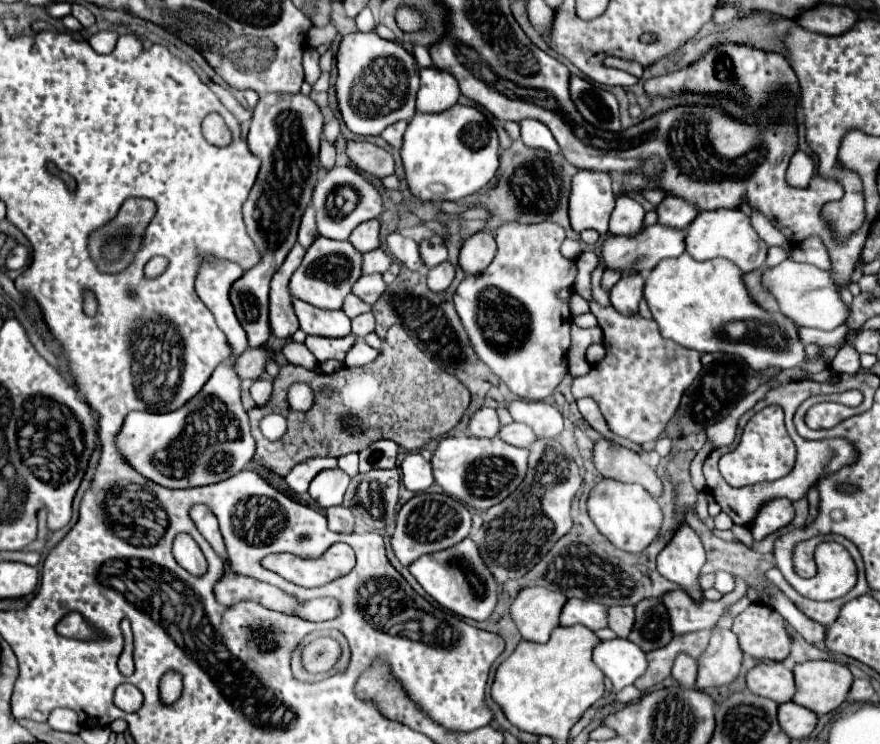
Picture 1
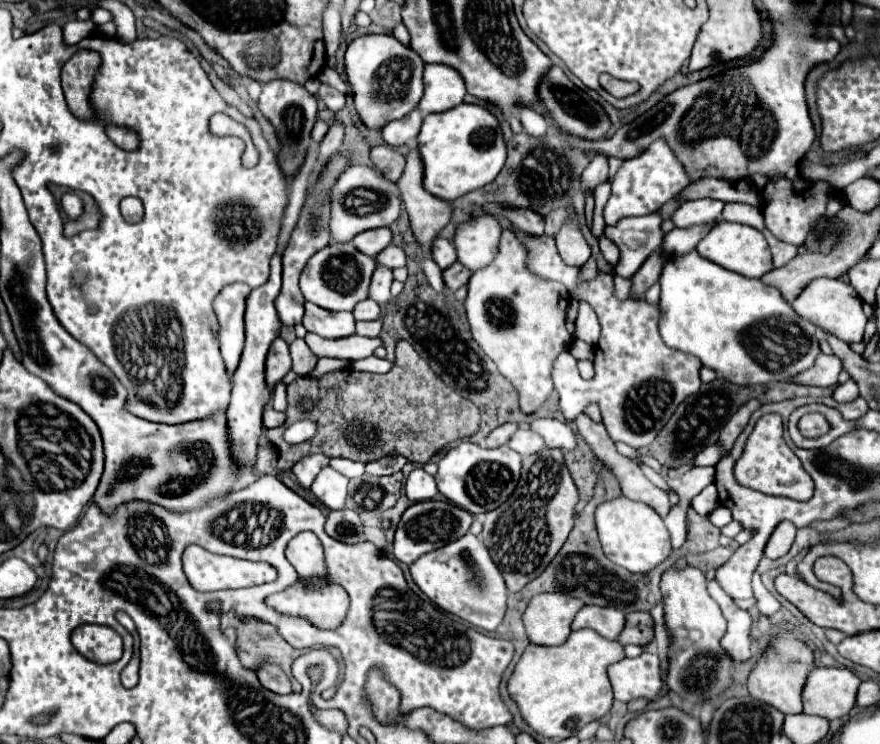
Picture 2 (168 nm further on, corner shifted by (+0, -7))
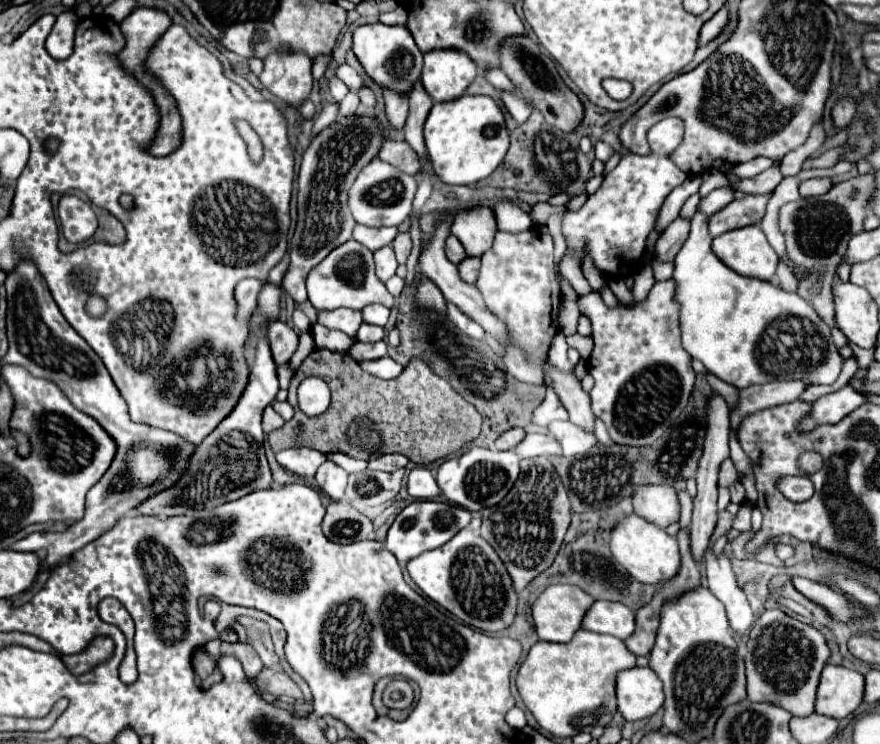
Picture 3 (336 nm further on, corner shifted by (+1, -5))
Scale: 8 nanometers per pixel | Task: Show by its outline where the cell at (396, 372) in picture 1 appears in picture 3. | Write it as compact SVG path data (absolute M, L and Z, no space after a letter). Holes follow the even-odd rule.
M314 350L296 370L288 388L288 402L296 410L294 418L268 434L272 452L286 448L314 448L324 454L344 452L352 458L372 460L384 454L404 454L416 464L430 464L456 452L464 442L480 434L482 416L452 386L436 376L420 358L412 358L394 380L380 380L364 372L348 354ZM306 376L320 376L332 390L332 404L320 416L306 416L298 408L296 388ZM296 426L304 426L304 436L296 436Z

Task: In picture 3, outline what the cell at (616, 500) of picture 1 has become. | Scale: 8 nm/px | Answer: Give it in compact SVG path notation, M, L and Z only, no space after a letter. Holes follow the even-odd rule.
M638 514L624 516L610 532L610 552L616 562L620 562L632 578L644 584L656 584L658 580L670 580L680 566L678 542L674 536L666 534L666 530L648 522Z

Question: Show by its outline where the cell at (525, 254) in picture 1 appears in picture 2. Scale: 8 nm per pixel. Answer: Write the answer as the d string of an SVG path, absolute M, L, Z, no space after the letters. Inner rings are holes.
M503 230L499 254L495 260L473 272L469 280L469 294L465 298L467 320L471 324L473 338L483 348L483 352L497 364L499 372L513 382L519 392L519 404L525 414L533 414L553 392L551 382L551 364L555 356L569 348L573 336L565 328L565 310L569 306L569 292L561 282L545 280L527 270L527 248L517 240L517 236L509 230Z

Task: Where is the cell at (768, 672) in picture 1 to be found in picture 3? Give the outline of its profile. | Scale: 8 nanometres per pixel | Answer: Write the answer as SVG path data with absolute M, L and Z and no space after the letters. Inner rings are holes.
M766 610L756 618L746 652L746 678L748 678L748 698L752 702L772 702L792 716L808 716L814 712L816 686L820 680L820 672L830 658L830 650L826 646L824 636L790 616L782 610Z

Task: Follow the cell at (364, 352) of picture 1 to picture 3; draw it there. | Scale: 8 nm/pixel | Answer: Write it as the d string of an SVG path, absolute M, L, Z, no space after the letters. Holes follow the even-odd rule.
M384 356L384 358L378 358L378 360L364 360L364 362L360 362L360 366L368 374L384 378L384 380L396 378L402 372L402 364L394 362L390 356Z

